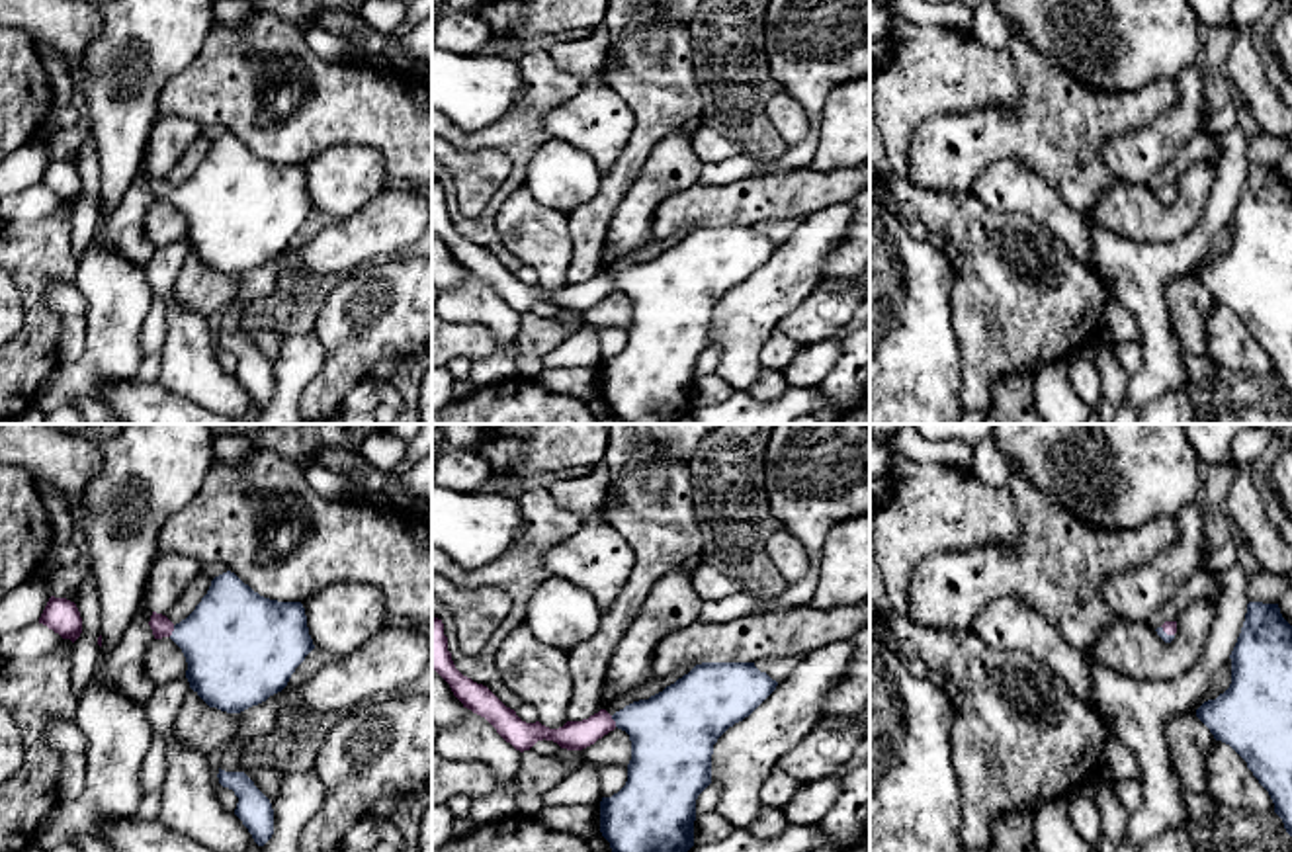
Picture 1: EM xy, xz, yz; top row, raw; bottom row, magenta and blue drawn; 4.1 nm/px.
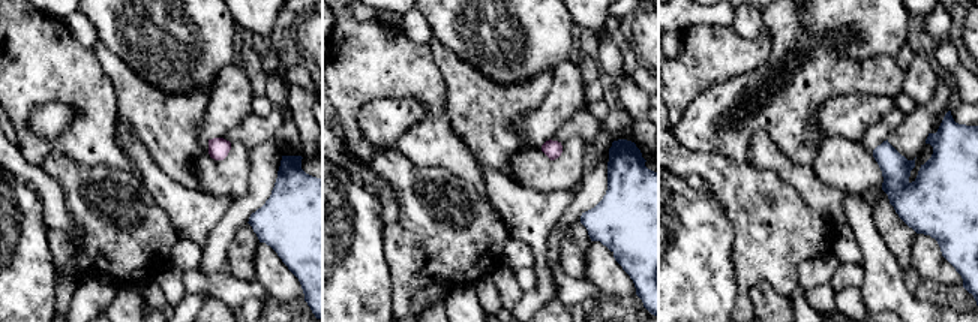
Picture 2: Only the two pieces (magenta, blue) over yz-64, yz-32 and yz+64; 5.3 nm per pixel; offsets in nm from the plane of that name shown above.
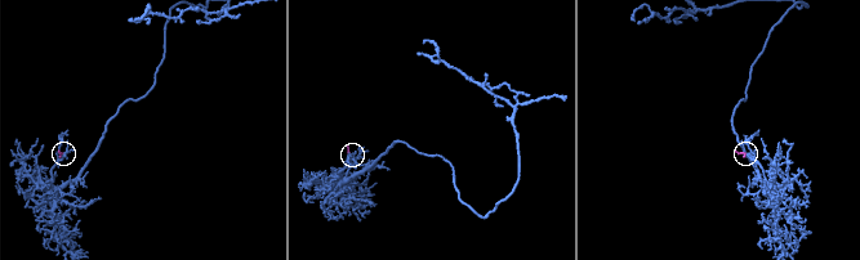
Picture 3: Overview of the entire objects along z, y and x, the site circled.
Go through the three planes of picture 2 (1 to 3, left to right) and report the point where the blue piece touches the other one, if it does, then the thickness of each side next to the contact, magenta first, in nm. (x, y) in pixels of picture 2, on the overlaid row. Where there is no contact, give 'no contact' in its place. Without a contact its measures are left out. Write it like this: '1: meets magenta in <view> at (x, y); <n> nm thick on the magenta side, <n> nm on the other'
1: no contact
2: no contact
3: no contact

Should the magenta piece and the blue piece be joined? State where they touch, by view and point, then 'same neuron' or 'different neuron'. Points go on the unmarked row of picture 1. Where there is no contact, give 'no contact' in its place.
xy (172, 192) | same neuron

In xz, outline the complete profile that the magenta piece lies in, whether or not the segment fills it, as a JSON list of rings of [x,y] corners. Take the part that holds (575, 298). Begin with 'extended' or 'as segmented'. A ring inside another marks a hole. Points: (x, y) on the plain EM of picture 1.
extended; [[[432,178],[432,233],[452,250],[463,270],[485,279],[516,313],[530,313],[538,303],[553,303],[567,313],[582,313],[616,289],[631,303],[627,344],[600,363],[600,395],[612,416],[624,424],[676,424],[694,408],[696,362],[711,346],[711,317],[717,301],[749,279],[778,248],[754,225],[702,225],[649,262],[639,262],[610,277],[606,272],[582,283],[549,291],[522,283],[487,248],[463,238],[448,213],[442,182]]]

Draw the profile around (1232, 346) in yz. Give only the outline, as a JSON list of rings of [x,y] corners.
[[[1216,303],[1206,324],[1208,352],[1235,379],[1274,375],[1269,354],[1259,346],[1247,324],[1226,305]]]

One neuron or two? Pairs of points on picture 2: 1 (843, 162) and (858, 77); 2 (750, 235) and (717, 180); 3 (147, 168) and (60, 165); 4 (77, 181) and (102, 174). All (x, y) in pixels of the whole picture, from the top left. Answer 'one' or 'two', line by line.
1: two
2: one
3: two
4: one

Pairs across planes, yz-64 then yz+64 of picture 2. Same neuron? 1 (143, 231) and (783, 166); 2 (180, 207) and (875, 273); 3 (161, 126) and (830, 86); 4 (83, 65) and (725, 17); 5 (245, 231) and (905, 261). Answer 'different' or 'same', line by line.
1: different
2: same
3: same
4: different
5: same

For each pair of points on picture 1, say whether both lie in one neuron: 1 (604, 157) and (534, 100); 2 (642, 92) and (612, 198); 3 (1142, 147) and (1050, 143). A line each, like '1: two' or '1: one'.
1: two
2: one
3: two

